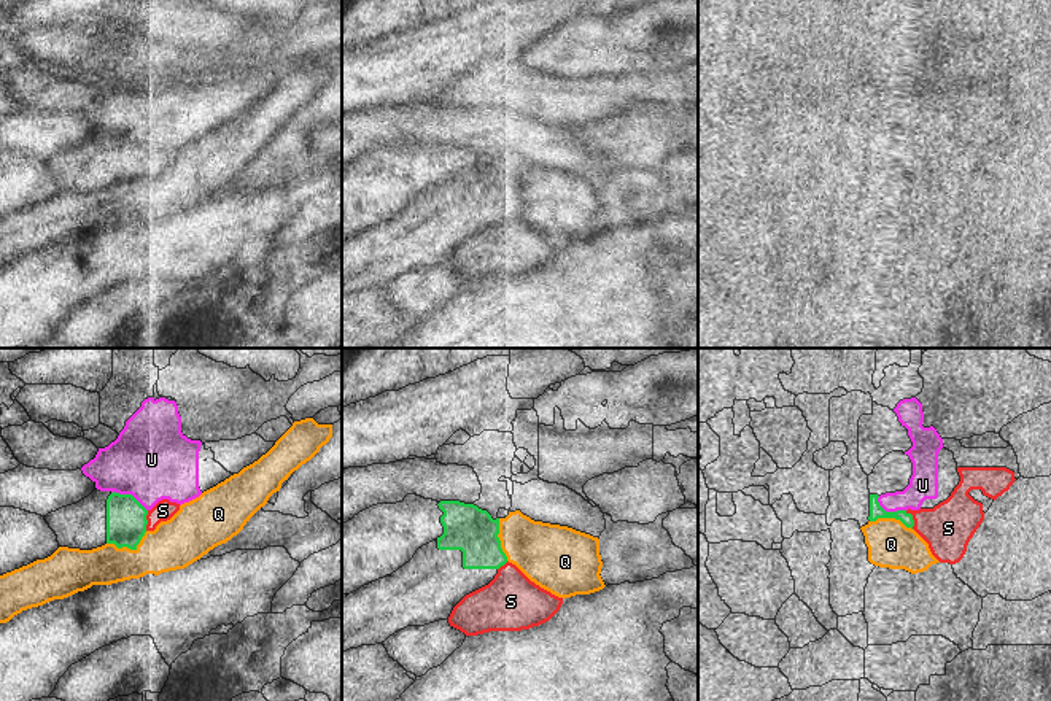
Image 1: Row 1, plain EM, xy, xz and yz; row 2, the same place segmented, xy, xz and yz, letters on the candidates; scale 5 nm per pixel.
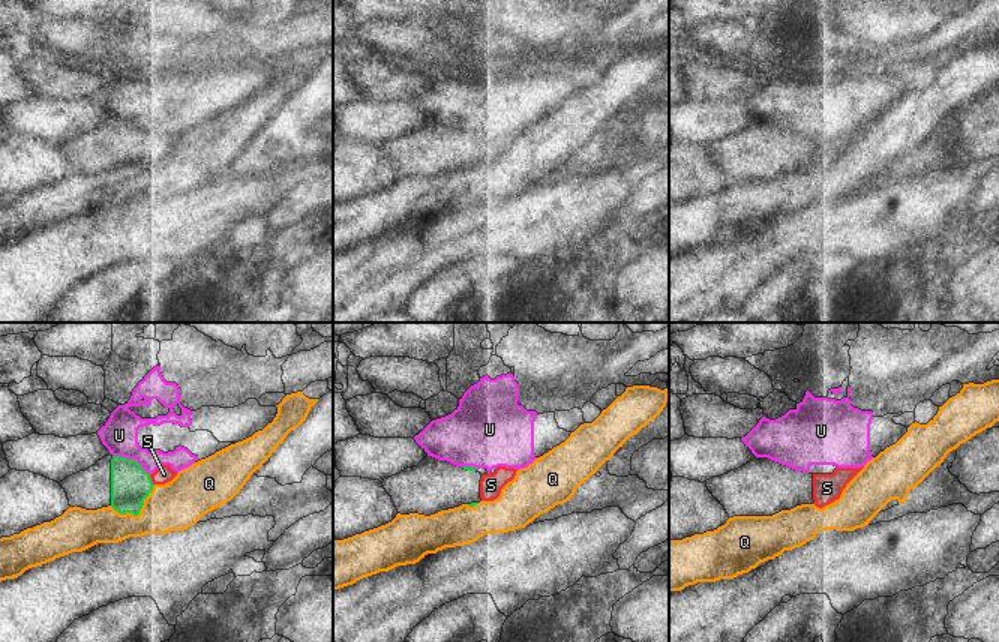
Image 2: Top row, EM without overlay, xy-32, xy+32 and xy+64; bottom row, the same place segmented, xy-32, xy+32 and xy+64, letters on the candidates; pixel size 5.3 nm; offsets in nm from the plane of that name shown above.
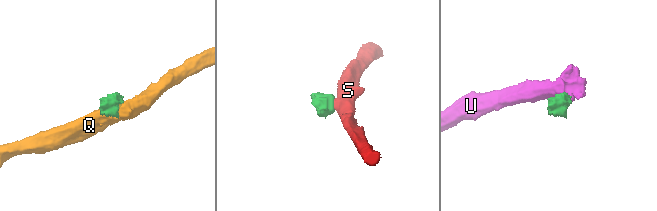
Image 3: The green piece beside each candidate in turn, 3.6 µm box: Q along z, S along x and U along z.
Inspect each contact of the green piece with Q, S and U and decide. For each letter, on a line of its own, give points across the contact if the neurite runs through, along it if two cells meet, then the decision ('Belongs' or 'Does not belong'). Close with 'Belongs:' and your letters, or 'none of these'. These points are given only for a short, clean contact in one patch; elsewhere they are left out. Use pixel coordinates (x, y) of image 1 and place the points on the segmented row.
Q: Does not belong
S: Does not belong
U: Does not belong
Belongs: none of these

